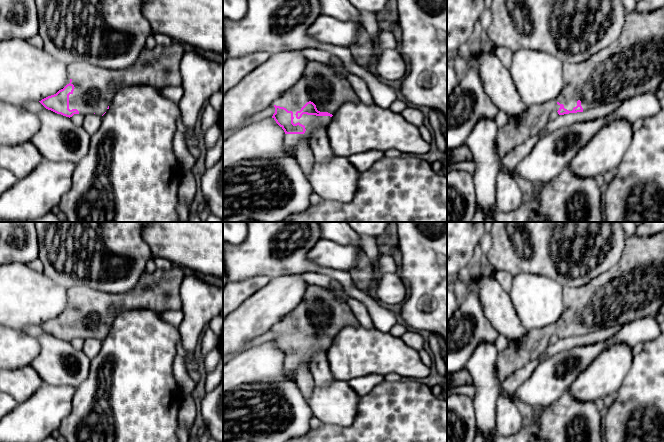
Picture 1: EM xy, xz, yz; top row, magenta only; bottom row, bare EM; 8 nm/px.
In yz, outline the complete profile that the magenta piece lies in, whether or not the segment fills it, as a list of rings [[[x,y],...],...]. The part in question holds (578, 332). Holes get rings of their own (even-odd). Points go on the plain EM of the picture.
[[[664,230],[648,237],[626,237],[625,246],[617,264],[607,272],[599,275],[587,285],[579,288],[563,286],[564,310],[561,317],[553,325],[528,330],[525,337],[519,340],[508,340],[504,350],[498,351],[496,370],[502,383],[507,376],[522,368],[528,362],[537,359],[550,345],[552,335],[559,339],[587,335],[597,330],[623,326],[642,317],[655,317],[664,306]]]

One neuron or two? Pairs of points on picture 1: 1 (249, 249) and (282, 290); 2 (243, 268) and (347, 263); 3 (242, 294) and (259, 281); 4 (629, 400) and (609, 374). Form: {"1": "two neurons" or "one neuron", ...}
{"1": "two neurons", "2": "two neurons", "3": "one neuron", "4": "two neurons"}

